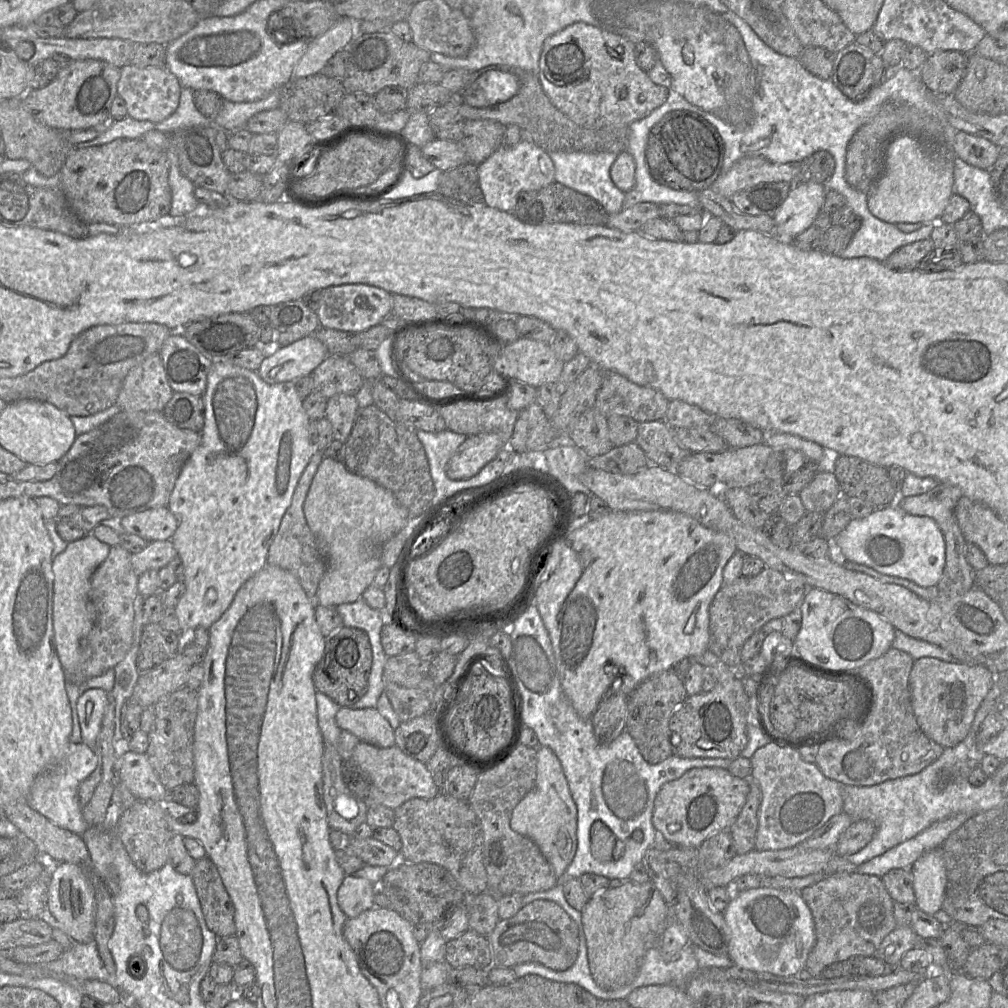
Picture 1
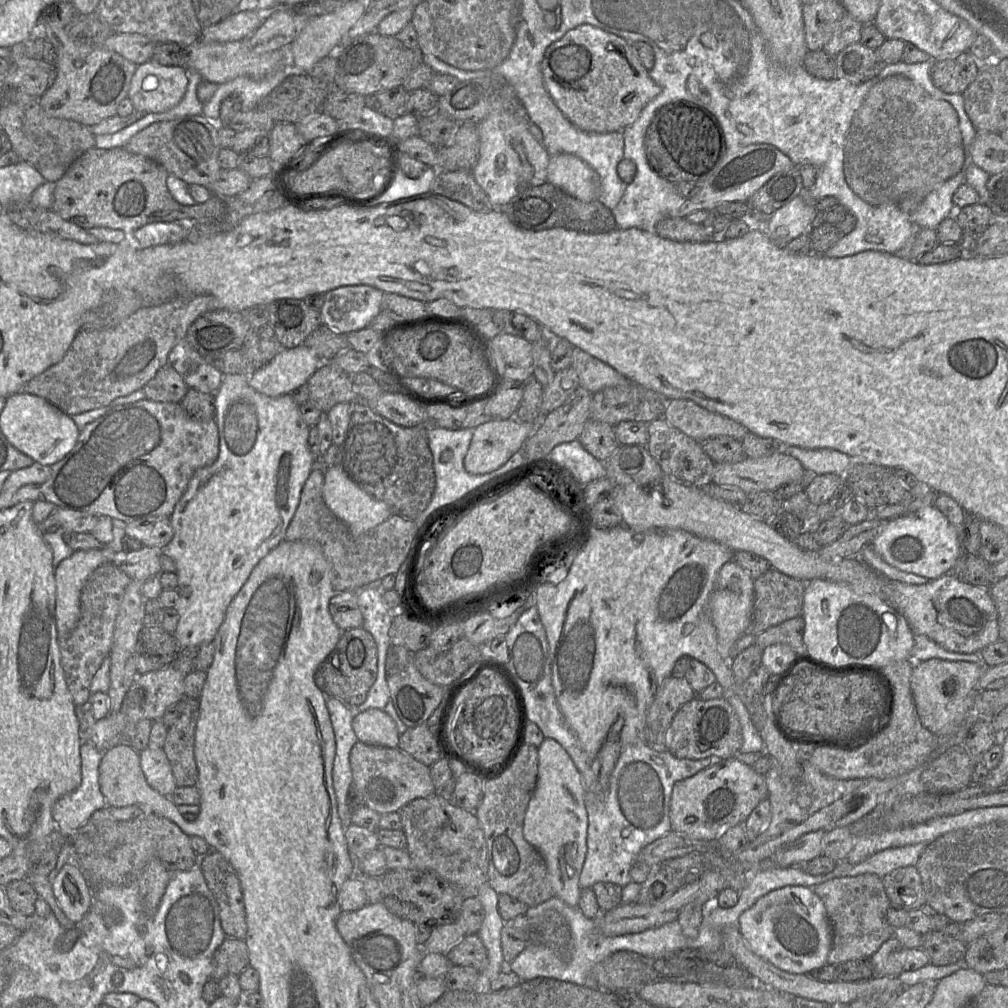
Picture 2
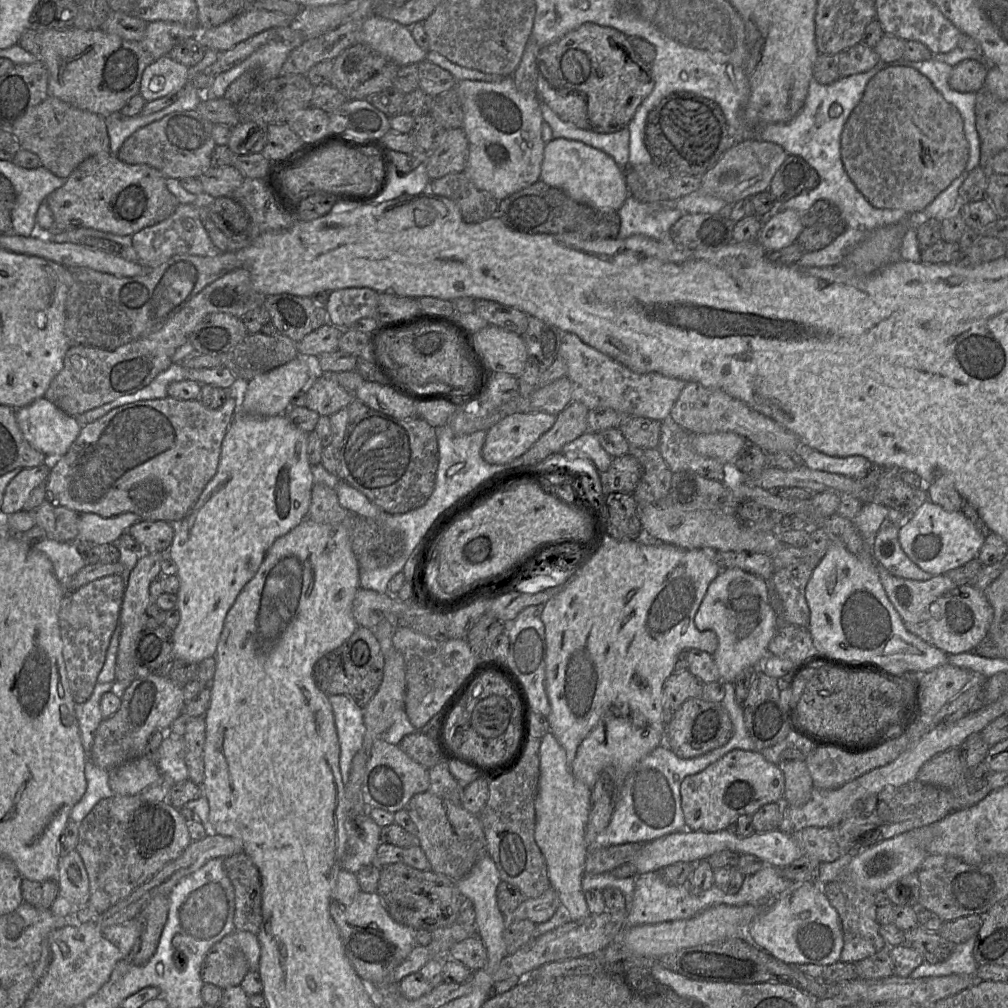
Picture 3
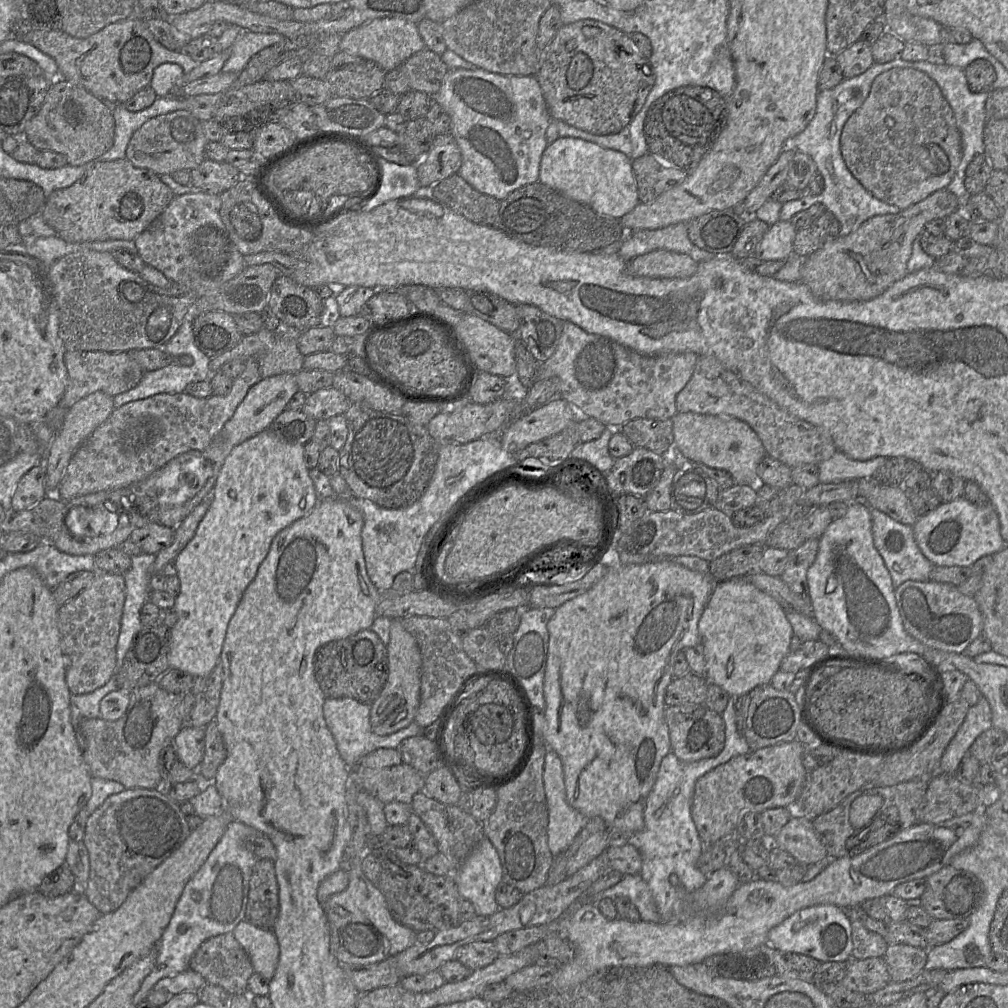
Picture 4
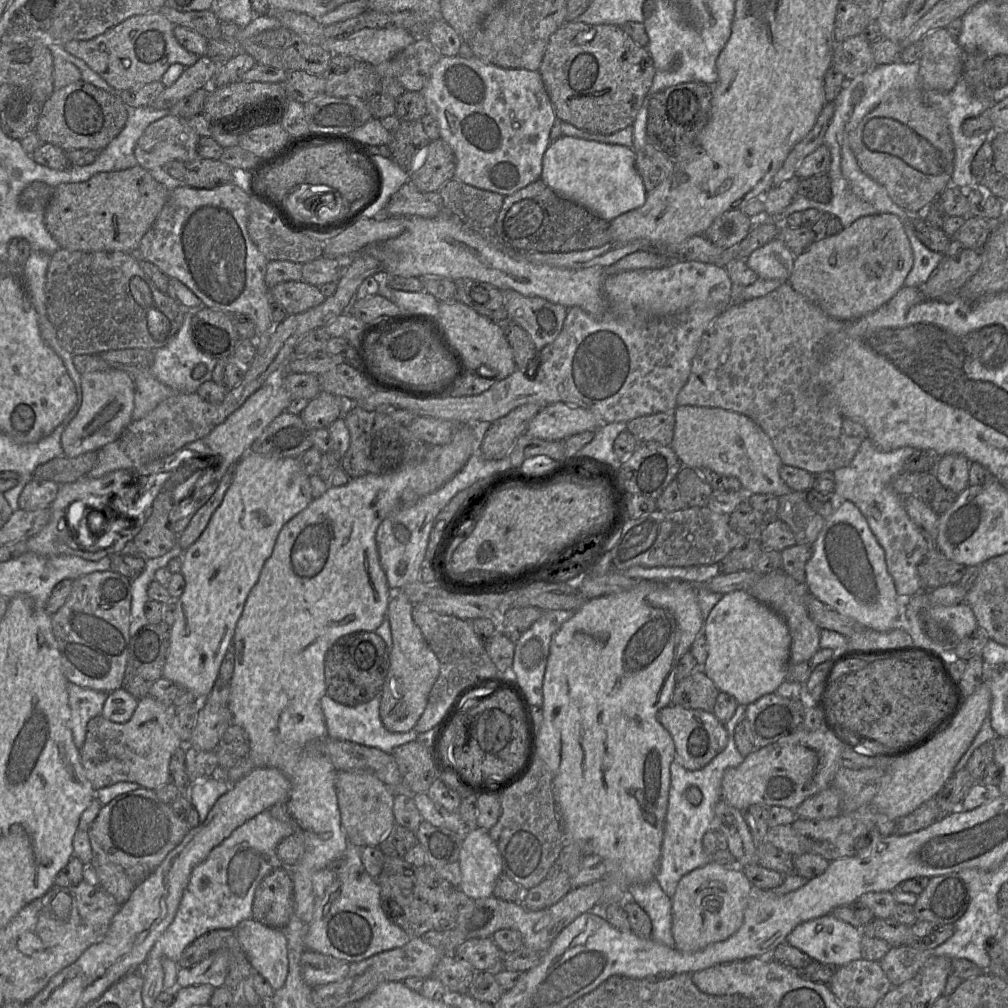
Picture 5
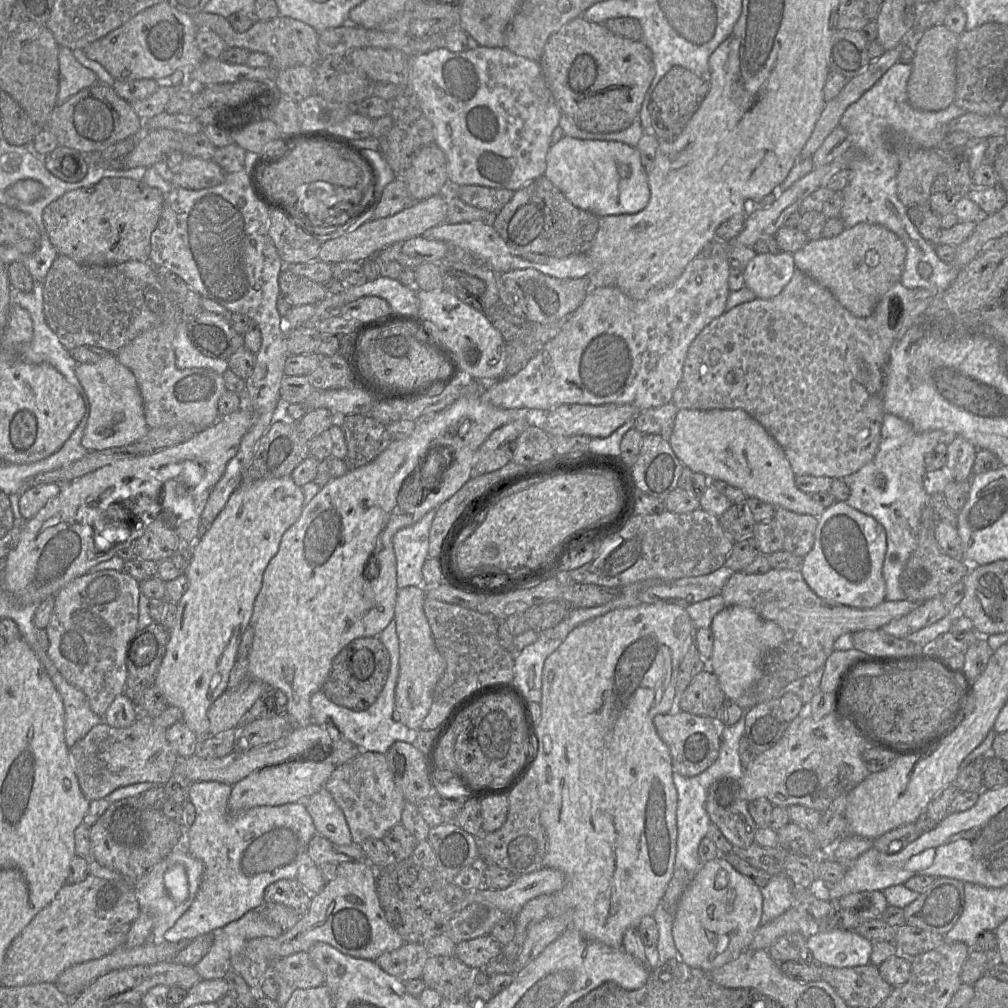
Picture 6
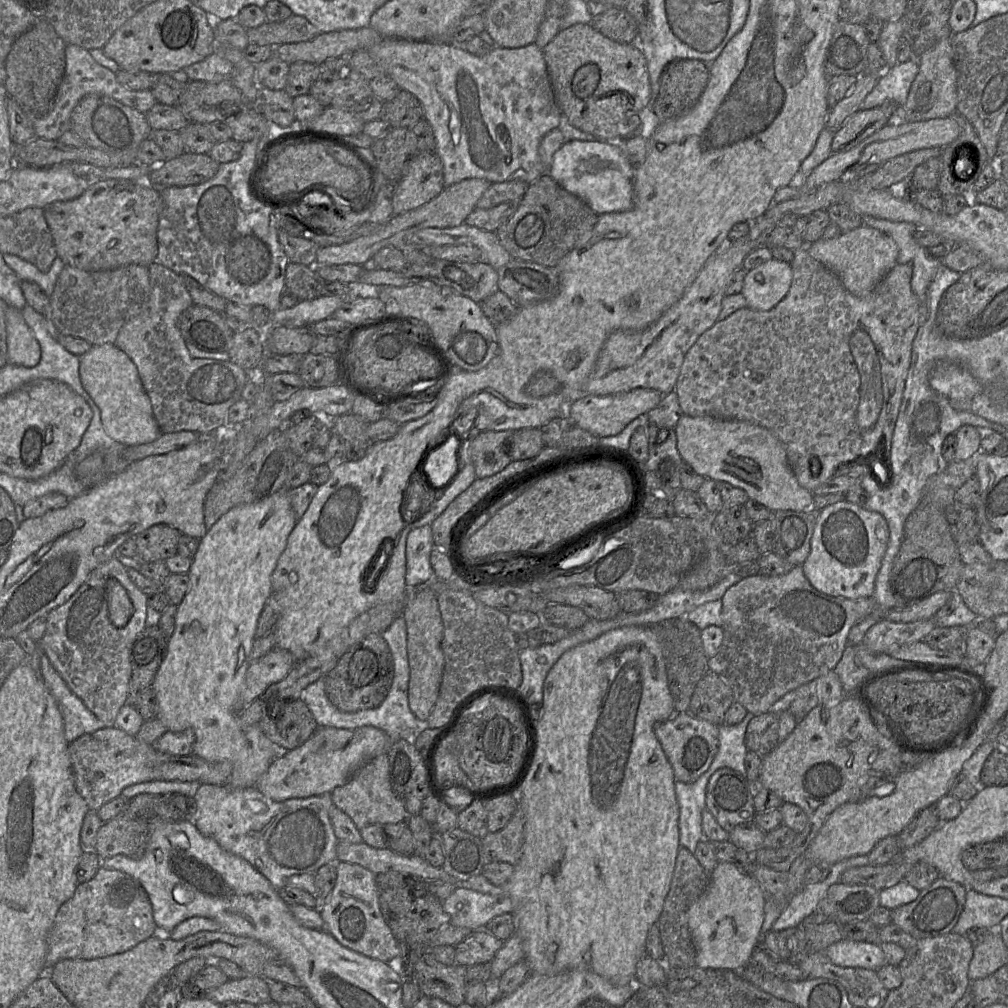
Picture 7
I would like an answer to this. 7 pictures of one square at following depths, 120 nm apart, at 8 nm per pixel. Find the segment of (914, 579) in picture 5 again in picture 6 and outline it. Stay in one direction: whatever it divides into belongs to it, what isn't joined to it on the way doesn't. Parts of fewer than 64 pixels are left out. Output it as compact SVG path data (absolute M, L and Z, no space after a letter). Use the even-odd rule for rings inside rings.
M885 413L881 441L874 458L857 472L842 478L850 489L849 506L873 517L886 531L887 550L882 573L885 580L885 600L902 601L906 596L901 588L901 574L918 546L919 526L930 495L923 487L926 473L924 458L939 443L950 444L956 436L941 430L916 432L901 418Z

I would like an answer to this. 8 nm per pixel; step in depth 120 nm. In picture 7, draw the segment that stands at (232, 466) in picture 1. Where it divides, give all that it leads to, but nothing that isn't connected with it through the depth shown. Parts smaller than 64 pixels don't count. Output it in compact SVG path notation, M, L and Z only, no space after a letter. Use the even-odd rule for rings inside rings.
M284 487L271 496L250 504L242 504L231 508L228 512L222 515L213 526L207 530L207 533L200 539L199 547L194 557L188 572L190 579L190 587L185 594L181 603L177 606L175 629L173 634L168 639L167 652L162 661L156 675L154 677L151 688L154 690L157 704L157 718L163 723L166 731L184 732L192 731L195 735L195 743L191 754L205 759L209 762L229 761L232 763L232 774L227 786L232 788L249 788L254 787L259 778L267 772L272 762L283 756L288 750L272 742L260 729L258 724L247 726L242 723L240 713L246 708L245 703L241 700L240 694L243 690L246 672L251 665L250 655L253 649L255 633L257 629L259 616L272 594L271 577L277 566L277 562L284 552L287 540L296 525L296 518L288 498L288 490Z

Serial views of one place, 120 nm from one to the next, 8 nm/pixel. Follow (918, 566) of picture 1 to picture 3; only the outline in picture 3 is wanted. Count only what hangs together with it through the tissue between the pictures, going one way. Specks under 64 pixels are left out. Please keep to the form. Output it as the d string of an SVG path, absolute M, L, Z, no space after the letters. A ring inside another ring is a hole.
M930 501L921 505L909 520L904 521L900 527L898 537L900 545L909 559L933 576L944 575L949 570L960 567L977 558L985 541L985 536L975 528L962 511L947 511Z

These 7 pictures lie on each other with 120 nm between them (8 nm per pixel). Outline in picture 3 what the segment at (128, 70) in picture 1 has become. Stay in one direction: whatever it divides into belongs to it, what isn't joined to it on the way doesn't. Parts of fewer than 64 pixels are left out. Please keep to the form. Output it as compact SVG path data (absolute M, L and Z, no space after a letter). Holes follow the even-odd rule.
M163 56L145 68L139 94L146 102L151 102L181 91L190 78L190 68L169 56Z

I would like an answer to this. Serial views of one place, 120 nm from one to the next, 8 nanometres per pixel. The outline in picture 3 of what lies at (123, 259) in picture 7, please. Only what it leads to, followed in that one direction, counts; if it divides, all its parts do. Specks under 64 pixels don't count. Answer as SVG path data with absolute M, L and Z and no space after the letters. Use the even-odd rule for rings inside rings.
M98 153L84 160L63 186L46 197L55 228L90 228L115 235L133 235L171 216L180 202L168 190L166 177L145 164L127 164L117 155Z

